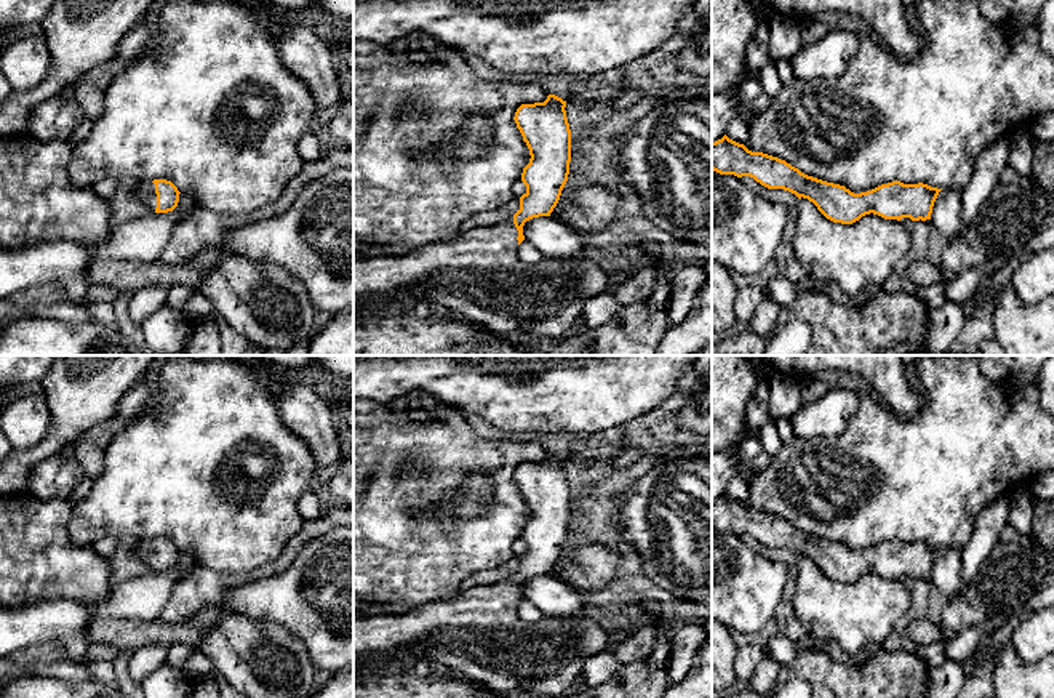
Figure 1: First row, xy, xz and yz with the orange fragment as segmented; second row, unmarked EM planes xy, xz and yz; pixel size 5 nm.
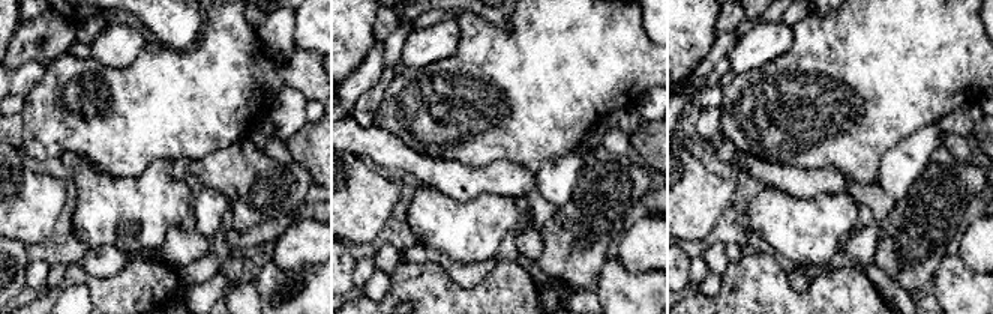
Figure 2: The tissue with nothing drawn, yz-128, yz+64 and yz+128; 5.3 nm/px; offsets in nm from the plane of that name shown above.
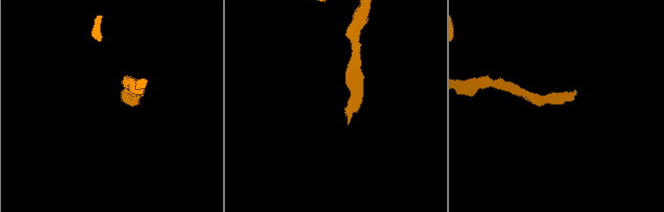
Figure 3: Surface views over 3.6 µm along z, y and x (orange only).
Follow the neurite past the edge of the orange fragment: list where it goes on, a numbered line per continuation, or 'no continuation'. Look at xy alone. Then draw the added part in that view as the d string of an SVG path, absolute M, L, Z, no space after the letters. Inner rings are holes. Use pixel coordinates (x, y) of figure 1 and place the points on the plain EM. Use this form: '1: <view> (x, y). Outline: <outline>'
1: xy (146, 548). Outline: M139 540L134 552L147 567L157 567L155 543L152 540Z

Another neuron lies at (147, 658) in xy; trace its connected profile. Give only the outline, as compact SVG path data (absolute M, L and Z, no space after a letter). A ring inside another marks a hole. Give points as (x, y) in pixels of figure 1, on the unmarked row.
M147 645L136 650L130 661L130 676L141 684L152 671L162 668L170 655L166 645Z

